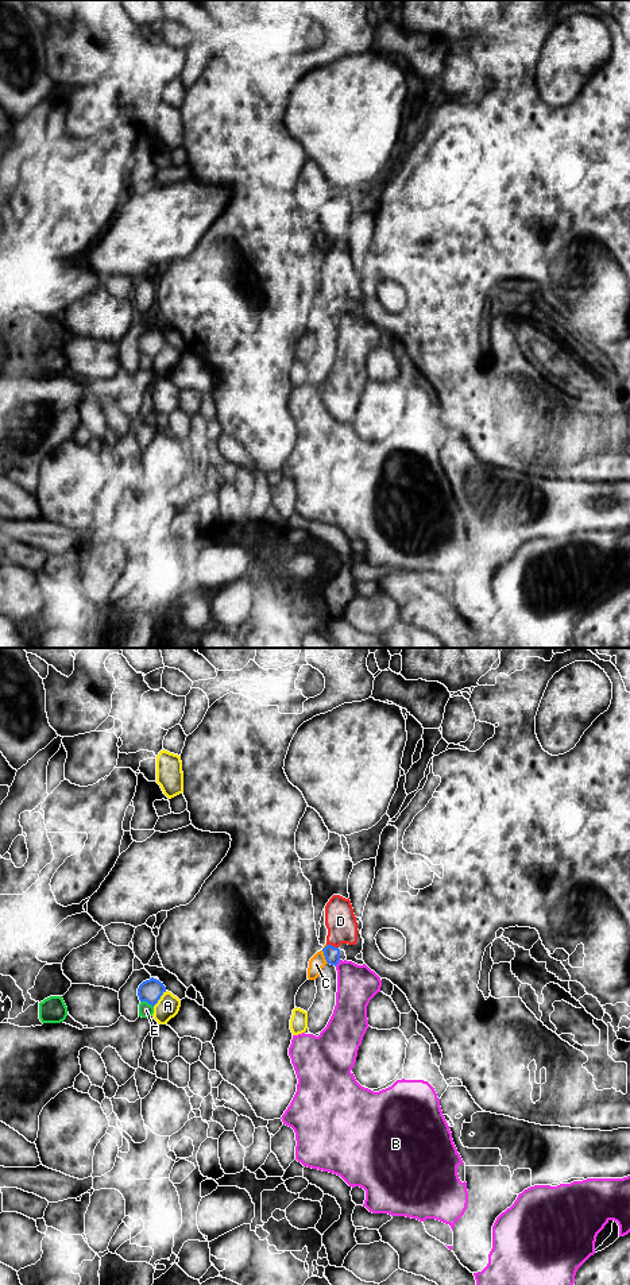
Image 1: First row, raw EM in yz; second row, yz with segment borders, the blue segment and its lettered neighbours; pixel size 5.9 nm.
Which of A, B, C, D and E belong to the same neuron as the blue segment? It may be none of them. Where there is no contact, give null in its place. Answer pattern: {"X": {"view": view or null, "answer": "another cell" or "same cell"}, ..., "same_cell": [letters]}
{"A": {"view": "yz", "answer": "another cell"}, "B": {"view": "yz", "answer": "another cell"}, "C": {"view": "yz", "answer": "another cell"}, "D": {"view": "yz", "answer": "another cell"}, "E": {"view": "yz", "answer": "another cell"}, "same_cell": []}

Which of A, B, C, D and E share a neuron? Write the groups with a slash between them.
A / B / C D / E

